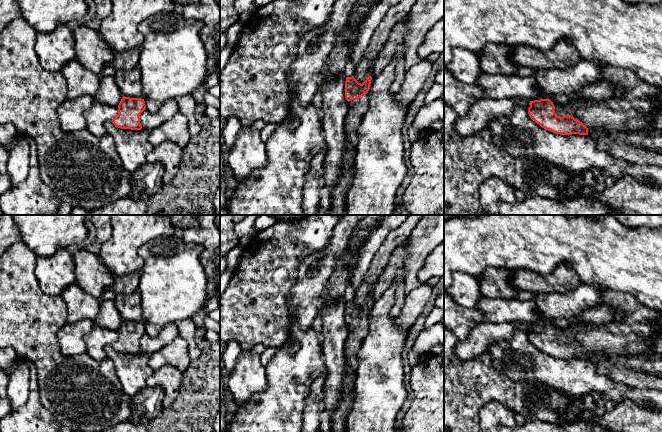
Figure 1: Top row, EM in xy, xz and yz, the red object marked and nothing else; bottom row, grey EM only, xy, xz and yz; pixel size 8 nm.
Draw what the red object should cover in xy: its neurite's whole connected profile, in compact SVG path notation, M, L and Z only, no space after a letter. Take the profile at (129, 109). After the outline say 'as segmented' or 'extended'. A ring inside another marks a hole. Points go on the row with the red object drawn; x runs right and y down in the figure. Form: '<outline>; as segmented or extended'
M123 96L112 123L121 129L141 130L140 115L145 109L144 99Z; as segmented

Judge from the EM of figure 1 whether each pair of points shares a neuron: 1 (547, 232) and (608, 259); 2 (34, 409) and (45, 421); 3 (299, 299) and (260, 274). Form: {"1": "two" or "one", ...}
{"1": "one", "2": "one", "3": "two"}

